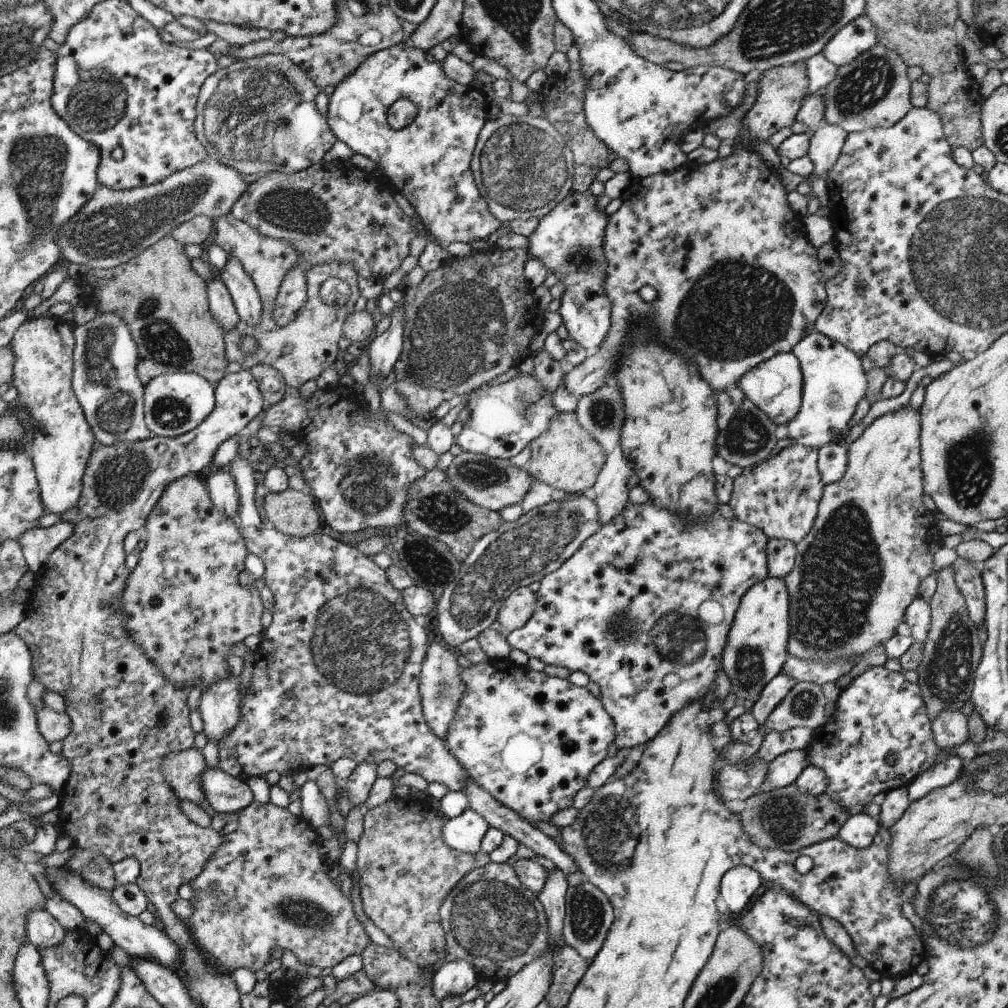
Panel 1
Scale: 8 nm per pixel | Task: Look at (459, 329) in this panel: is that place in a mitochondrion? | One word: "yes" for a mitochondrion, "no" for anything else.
yes

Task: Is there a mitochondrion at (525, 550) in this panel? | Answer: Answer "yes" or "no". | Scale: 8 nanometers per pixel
yes

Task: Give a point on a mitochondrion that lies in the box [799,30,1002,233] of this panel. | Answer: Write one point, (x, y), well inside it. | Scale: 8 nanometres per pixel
(866, 85)

